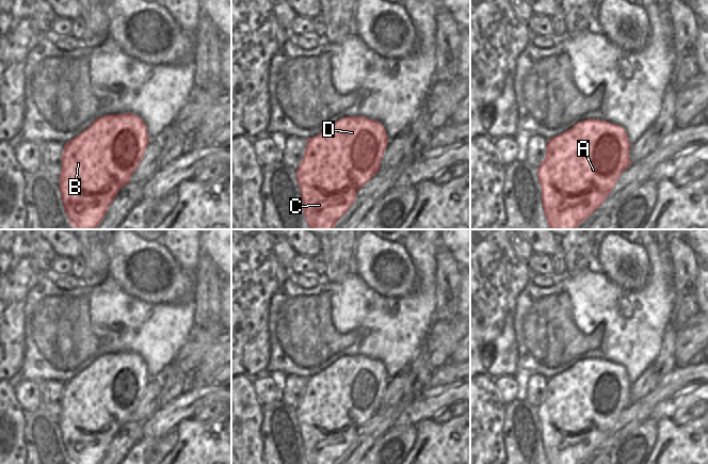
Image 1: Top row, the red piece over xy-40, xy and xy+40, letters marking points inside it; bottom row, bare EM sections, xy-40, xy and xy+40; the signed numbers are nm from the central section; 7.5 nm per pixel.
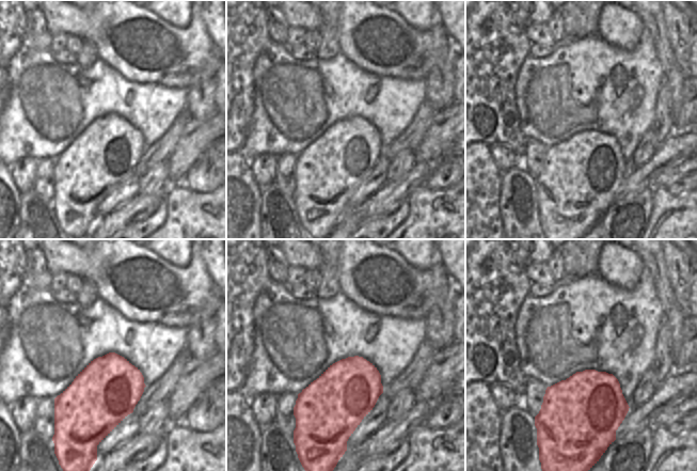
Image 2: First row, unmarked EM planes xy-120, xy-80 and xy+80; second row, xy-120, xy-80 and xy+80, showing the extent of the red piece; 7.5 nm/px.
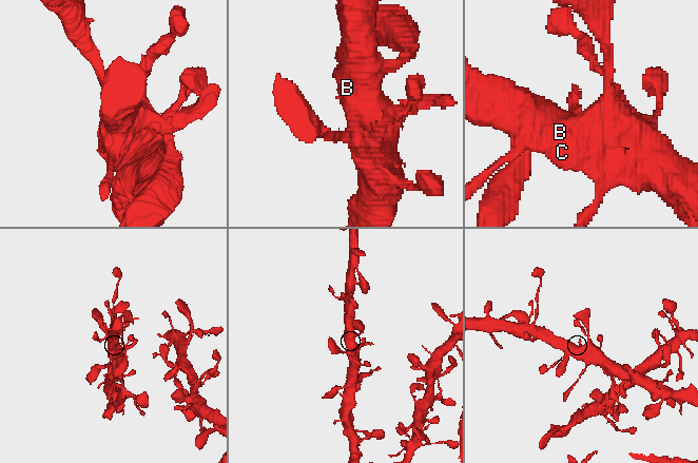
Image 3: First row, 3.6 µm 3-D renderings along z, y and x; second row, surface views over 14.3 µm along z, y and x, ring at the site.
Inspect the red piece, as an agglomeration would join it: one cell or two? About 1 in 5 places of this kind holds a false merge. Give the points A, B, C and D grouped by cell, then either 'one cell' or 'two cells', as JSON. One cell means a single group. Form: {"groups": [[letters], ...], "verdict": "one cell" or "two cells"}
{"groups": [["A", "B", "C", "D"]], "verdict": "one cell"}

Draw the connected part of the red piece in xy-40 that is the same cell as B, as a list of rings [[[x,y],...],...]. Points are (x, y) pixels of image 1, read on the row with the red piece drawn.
[[[129,112],[108,114],[64,144],[60,192],[66,215],[75,229],[96,229],[119,190],[130,182],[149,143],[147,126]]]

